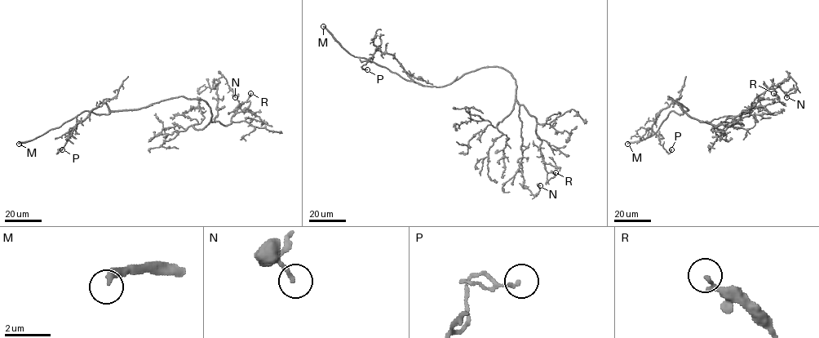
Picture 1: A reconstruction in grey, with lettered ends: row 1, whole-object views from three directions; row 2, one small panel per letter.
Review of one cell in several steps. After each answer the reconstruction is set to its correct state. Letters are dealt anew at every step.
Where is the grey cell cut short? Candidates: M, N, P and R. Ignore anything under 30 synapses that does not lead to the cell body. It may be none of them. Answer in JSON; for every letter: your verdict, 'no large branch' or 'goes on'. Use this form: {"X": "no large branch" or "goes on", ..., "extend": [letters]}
{"M": "goes on", "N": "no large branch", "P": "no large branch", "R": "no large branch", "extend": ["M"]}

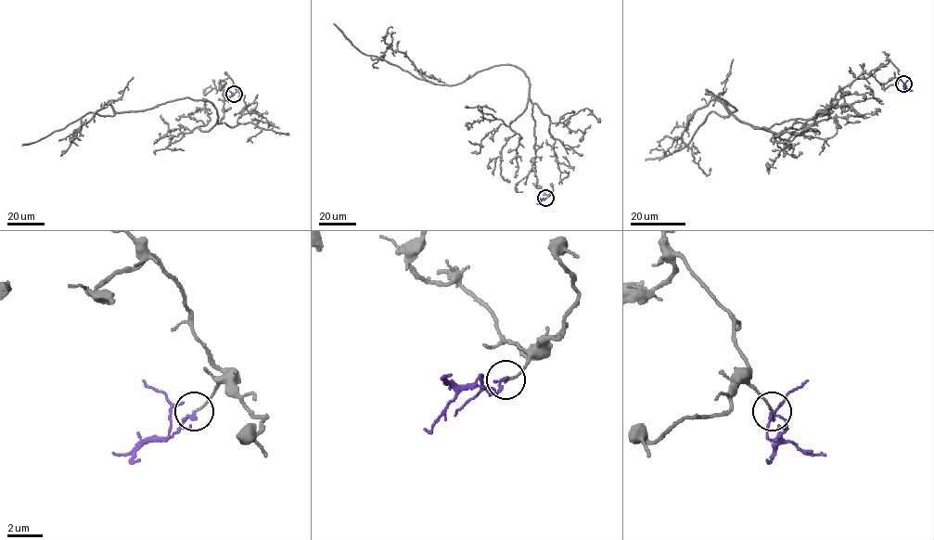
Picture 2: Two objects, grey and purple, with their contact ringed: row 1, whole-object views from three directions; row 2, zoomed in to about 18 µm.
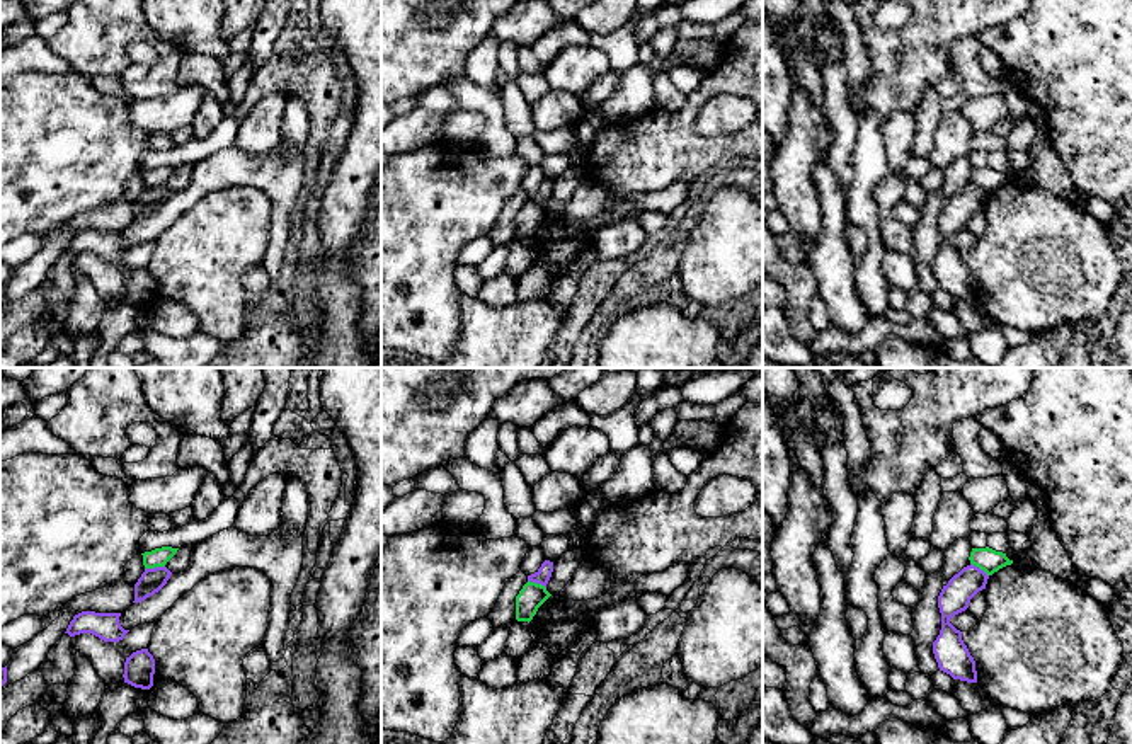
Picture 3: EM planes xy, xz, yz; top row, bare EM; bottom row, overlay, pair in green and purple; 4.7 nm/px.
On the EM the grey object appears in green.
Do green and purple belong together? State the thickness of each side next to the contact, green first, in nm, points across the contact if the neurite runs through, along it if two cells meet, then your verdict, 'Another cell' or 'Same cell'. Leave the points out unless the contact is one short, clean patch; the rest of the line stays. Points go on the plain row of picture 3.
Thickness 90 nm (green) against 110 nm. Boundary: xy (164, 184), (145, 188). Another cell

